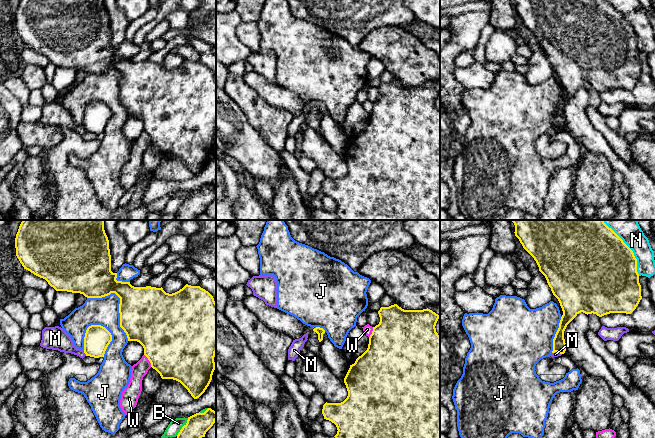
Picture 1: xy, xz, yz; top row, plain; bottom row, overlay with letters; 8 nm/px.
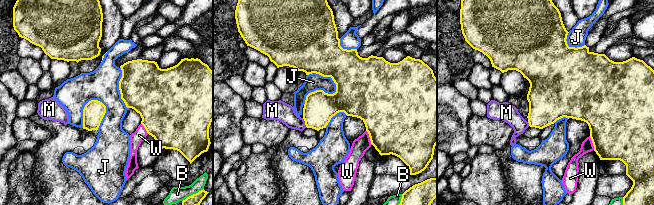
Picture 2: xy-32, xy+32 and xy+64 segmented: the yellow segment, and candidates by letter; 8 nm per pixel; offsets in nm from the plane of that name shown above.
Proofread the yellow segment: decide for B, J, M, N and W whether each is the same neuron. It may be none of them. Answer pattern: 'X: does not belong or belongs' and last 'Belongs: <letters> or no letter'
B: does not belong
J: does not belong
M: does not belong
N: does not belong
W: does not belong
Belongs: no letter

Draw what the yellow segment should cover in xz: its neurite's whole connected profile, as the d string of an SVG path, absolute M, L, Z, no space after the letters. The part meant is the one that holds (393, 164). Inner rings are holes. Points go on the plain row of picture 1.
M397 80L381 83L378 87L380 98L373 103L367 126L359 132L344 154L348 172L341 179L325 179L322 190L324 195L337 203L334 212L338 220L440 220L440 112L436 108L436 99L440 91L430 85L404 86Z

